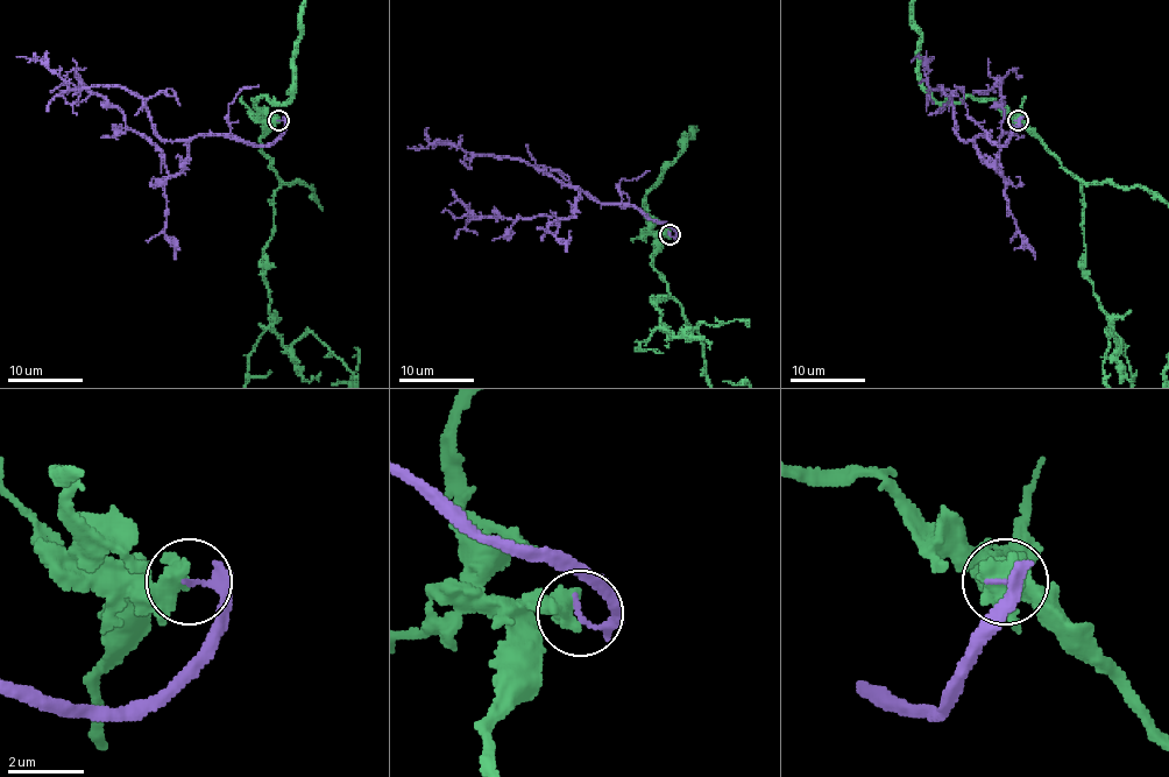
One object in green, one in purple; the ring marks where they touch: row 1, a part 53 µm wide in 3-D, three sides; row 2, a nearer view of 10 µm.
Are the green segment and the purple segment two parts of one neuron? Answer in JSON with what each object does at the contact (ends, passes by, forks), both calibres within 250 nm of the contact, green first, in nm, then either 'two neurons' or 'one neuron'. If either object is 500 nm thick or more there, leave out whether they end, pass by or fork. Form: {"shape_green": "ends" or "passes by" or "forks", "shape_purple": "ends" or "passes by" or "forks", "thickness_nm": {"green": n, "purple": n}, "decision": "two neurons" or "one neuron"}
{"shape_green": "passes by", "shape_purple": "passes by", "thickness_nm": {"green": 440, "purple": 130}, "decision": "two neurons"}

